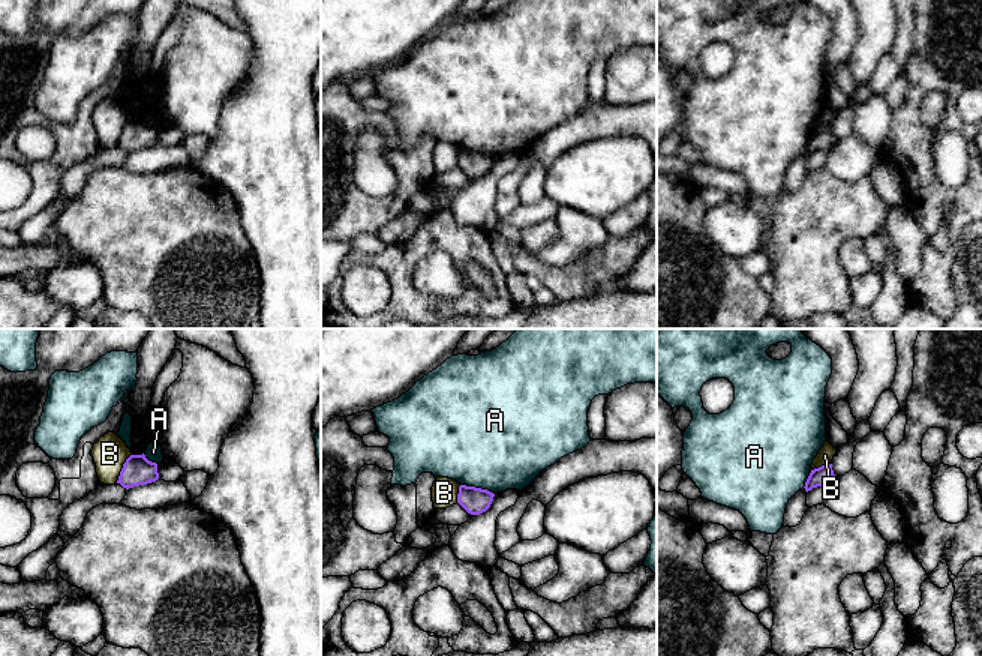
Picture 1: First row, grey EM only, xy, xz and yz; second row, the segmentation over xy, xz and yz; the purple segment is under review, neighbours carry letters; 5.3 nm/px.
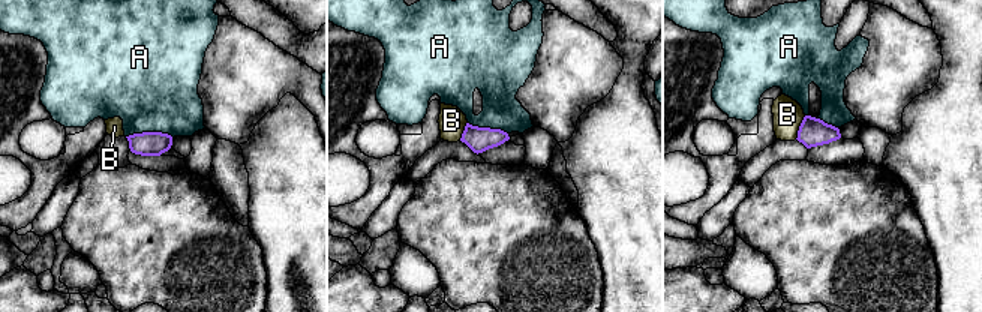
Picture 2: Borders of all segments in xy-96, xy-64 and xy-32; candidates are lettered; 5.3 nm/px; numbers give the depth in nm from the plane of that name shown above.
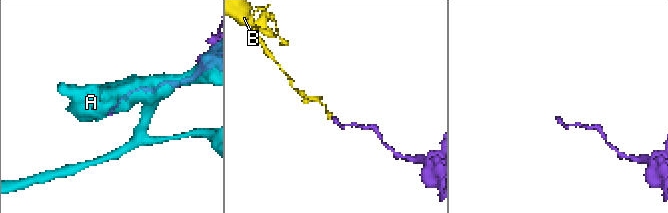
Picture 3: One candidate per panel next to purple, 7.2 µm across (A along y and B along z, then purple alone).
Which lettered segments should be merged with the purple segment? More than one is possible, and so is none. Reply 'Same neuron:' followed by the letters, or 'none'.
Same neuron: none

